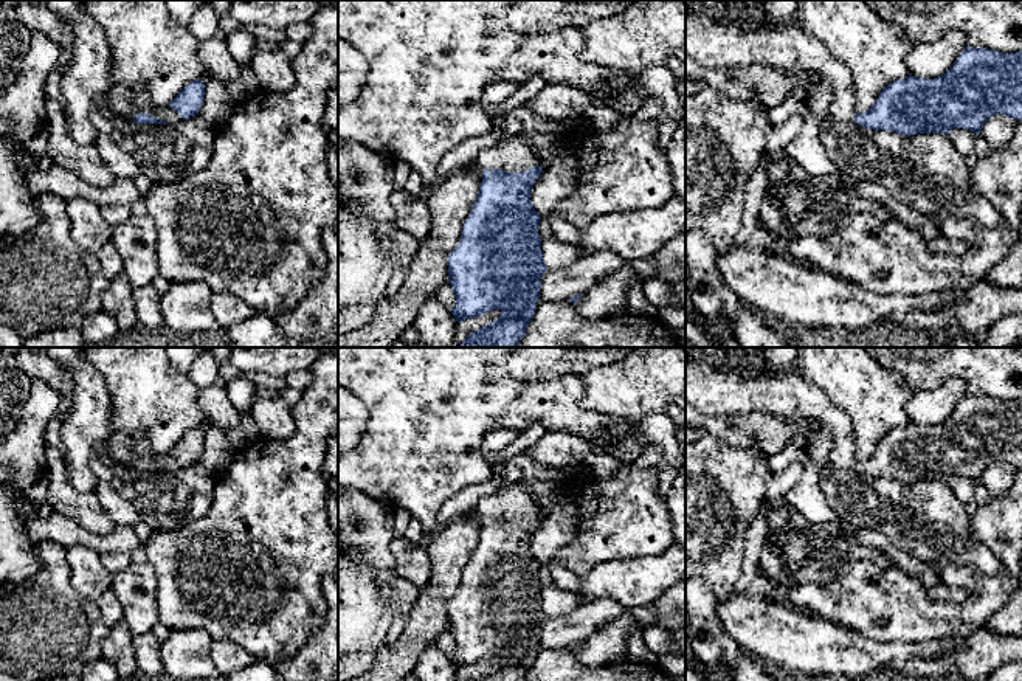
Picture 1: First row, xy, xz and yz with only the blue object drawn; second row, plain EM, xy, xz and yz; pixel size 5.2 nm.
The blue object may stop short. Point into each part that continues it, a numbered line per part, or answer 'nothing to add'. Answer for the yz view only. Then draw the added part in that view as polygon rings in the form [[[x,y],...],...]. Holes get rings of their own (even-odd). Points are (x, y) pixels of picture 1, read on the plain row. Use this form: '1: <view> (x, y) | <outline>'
1: yz (711, 388) | [[[685,357],[685,400],[710,417],[761,411],[823,427],[831,436],[831,467],[855,467],[856,450],[847,413],[796,368],[743,377],[727,369],[727,360]]]

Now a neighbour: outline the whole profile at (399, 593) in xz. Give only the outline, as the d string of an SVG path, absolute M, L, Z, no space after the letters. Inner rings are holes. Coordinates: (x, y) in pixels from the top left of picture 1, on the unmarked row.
M395 577L382 585L380 600L394 607L394 619L388 630L389 642L395 641L403 631L408 614L419 593L419 586L402 577Z

